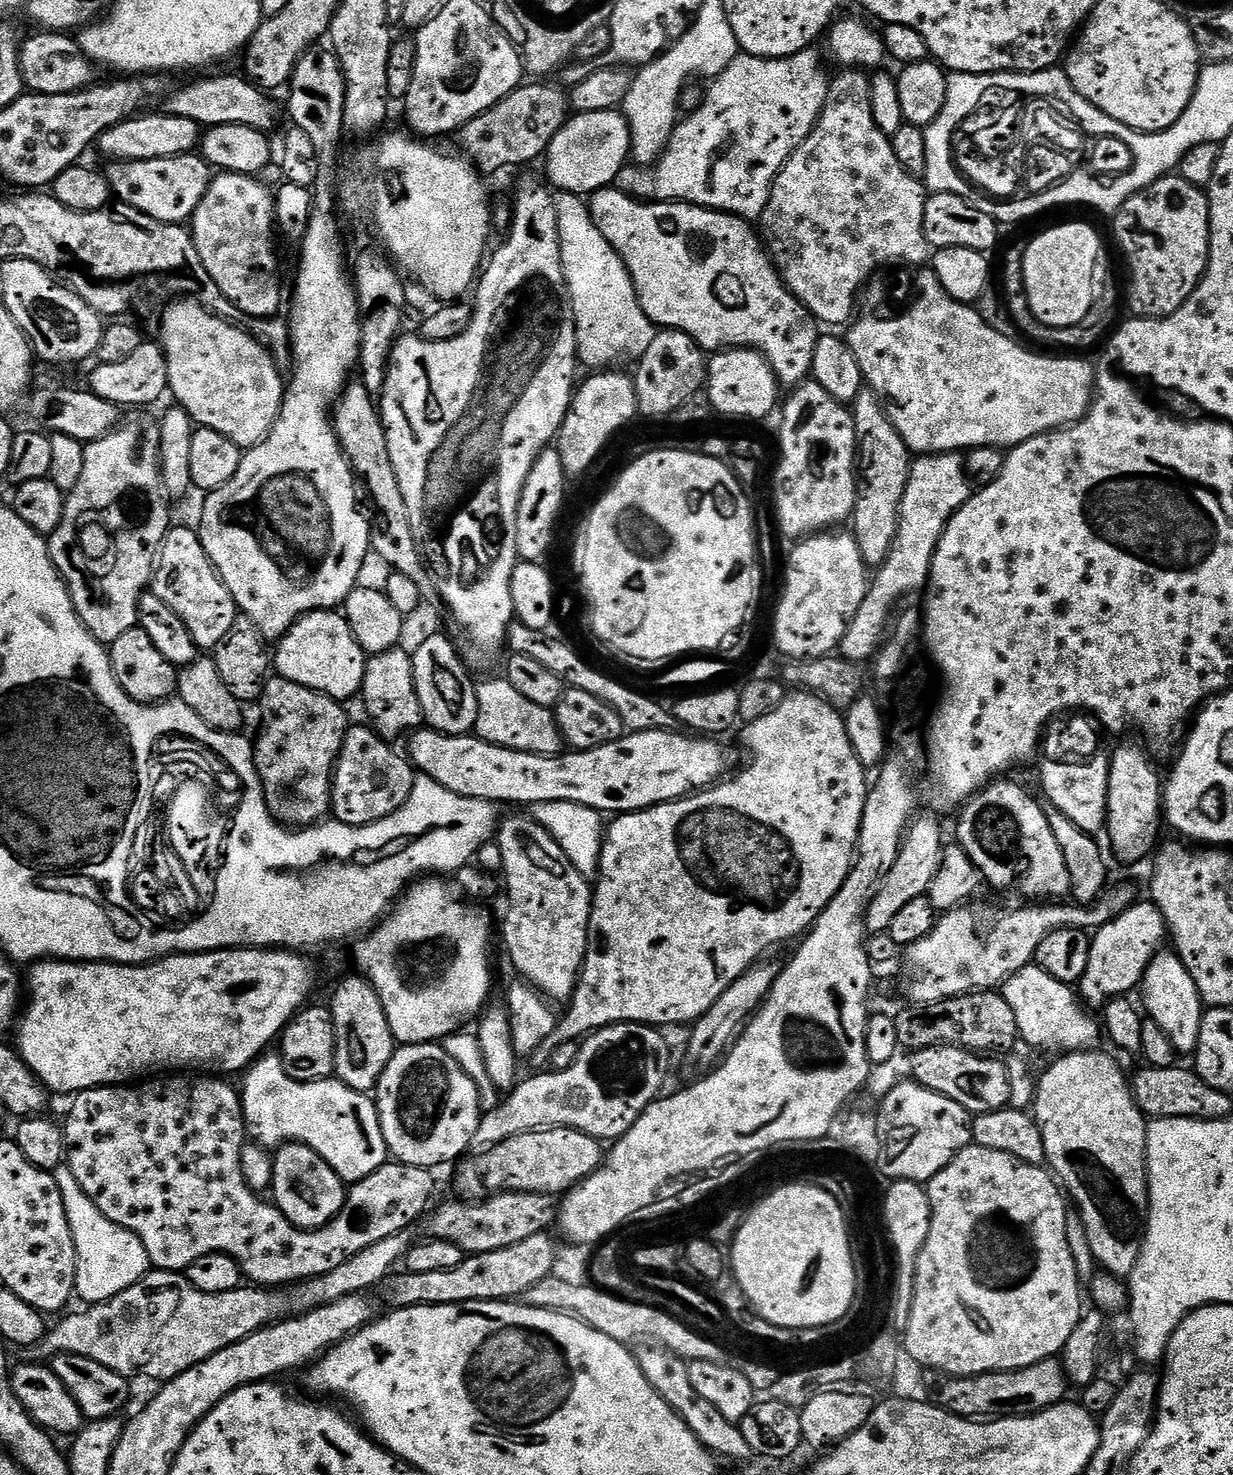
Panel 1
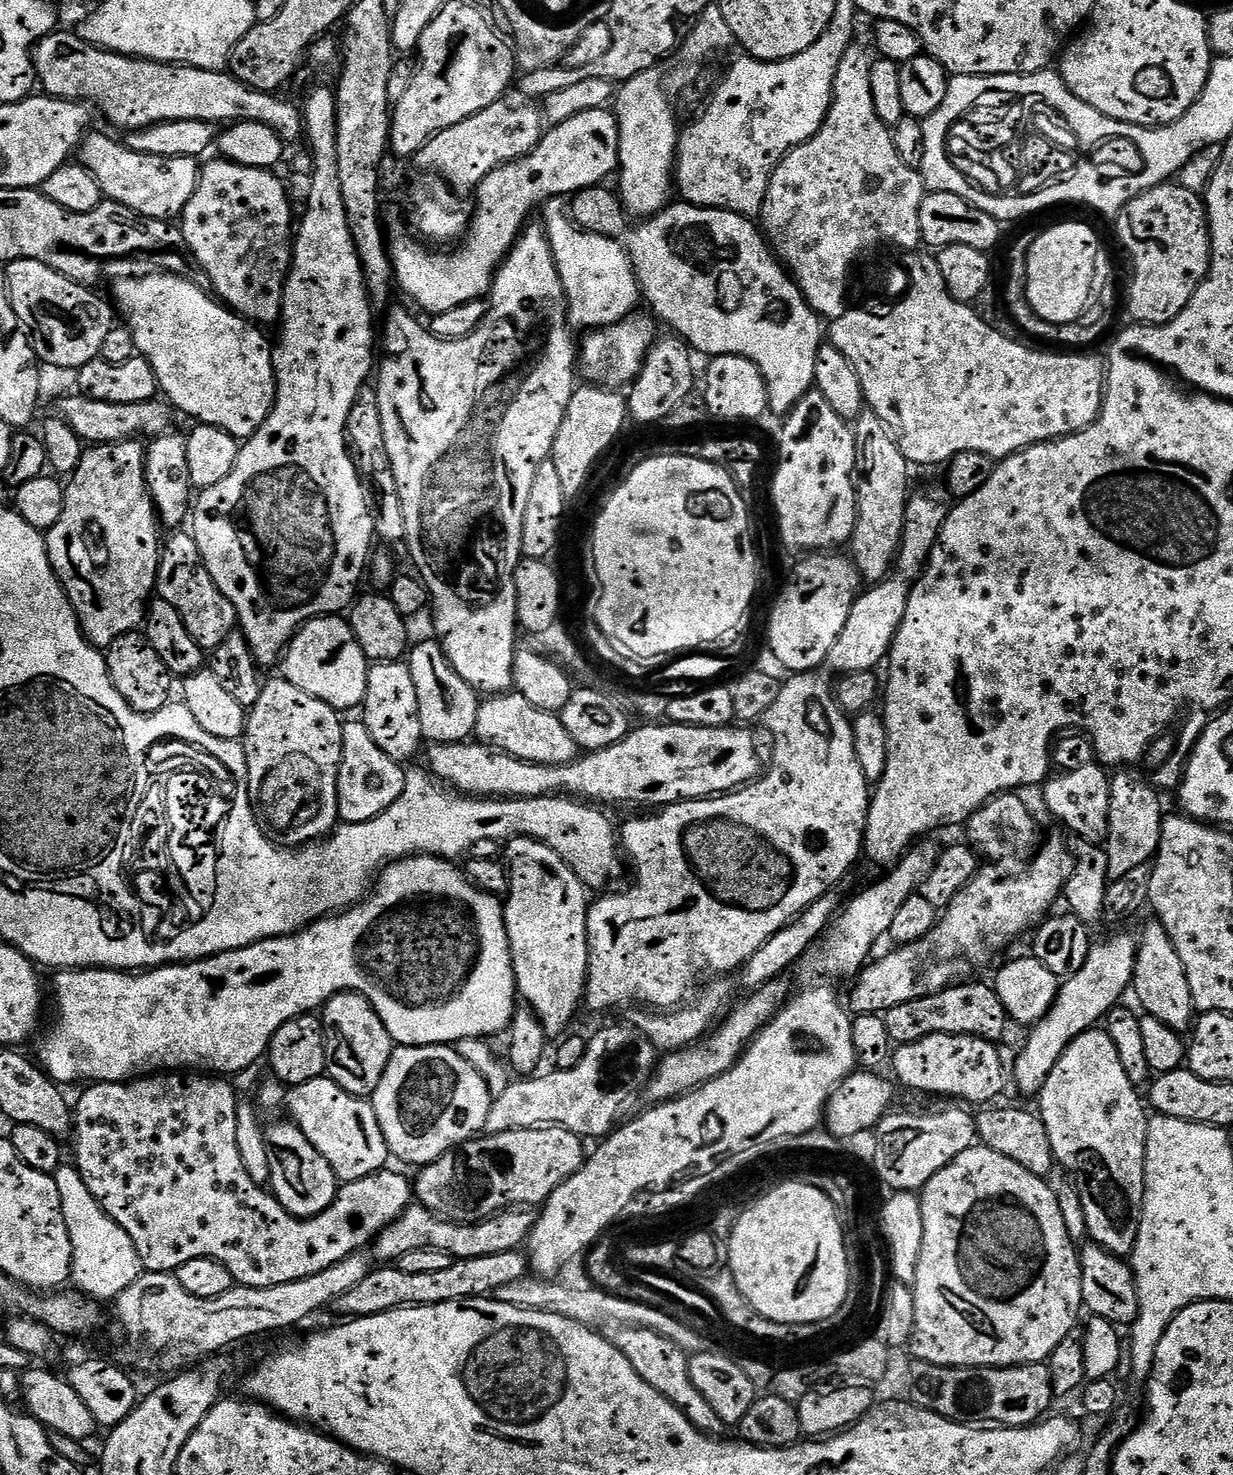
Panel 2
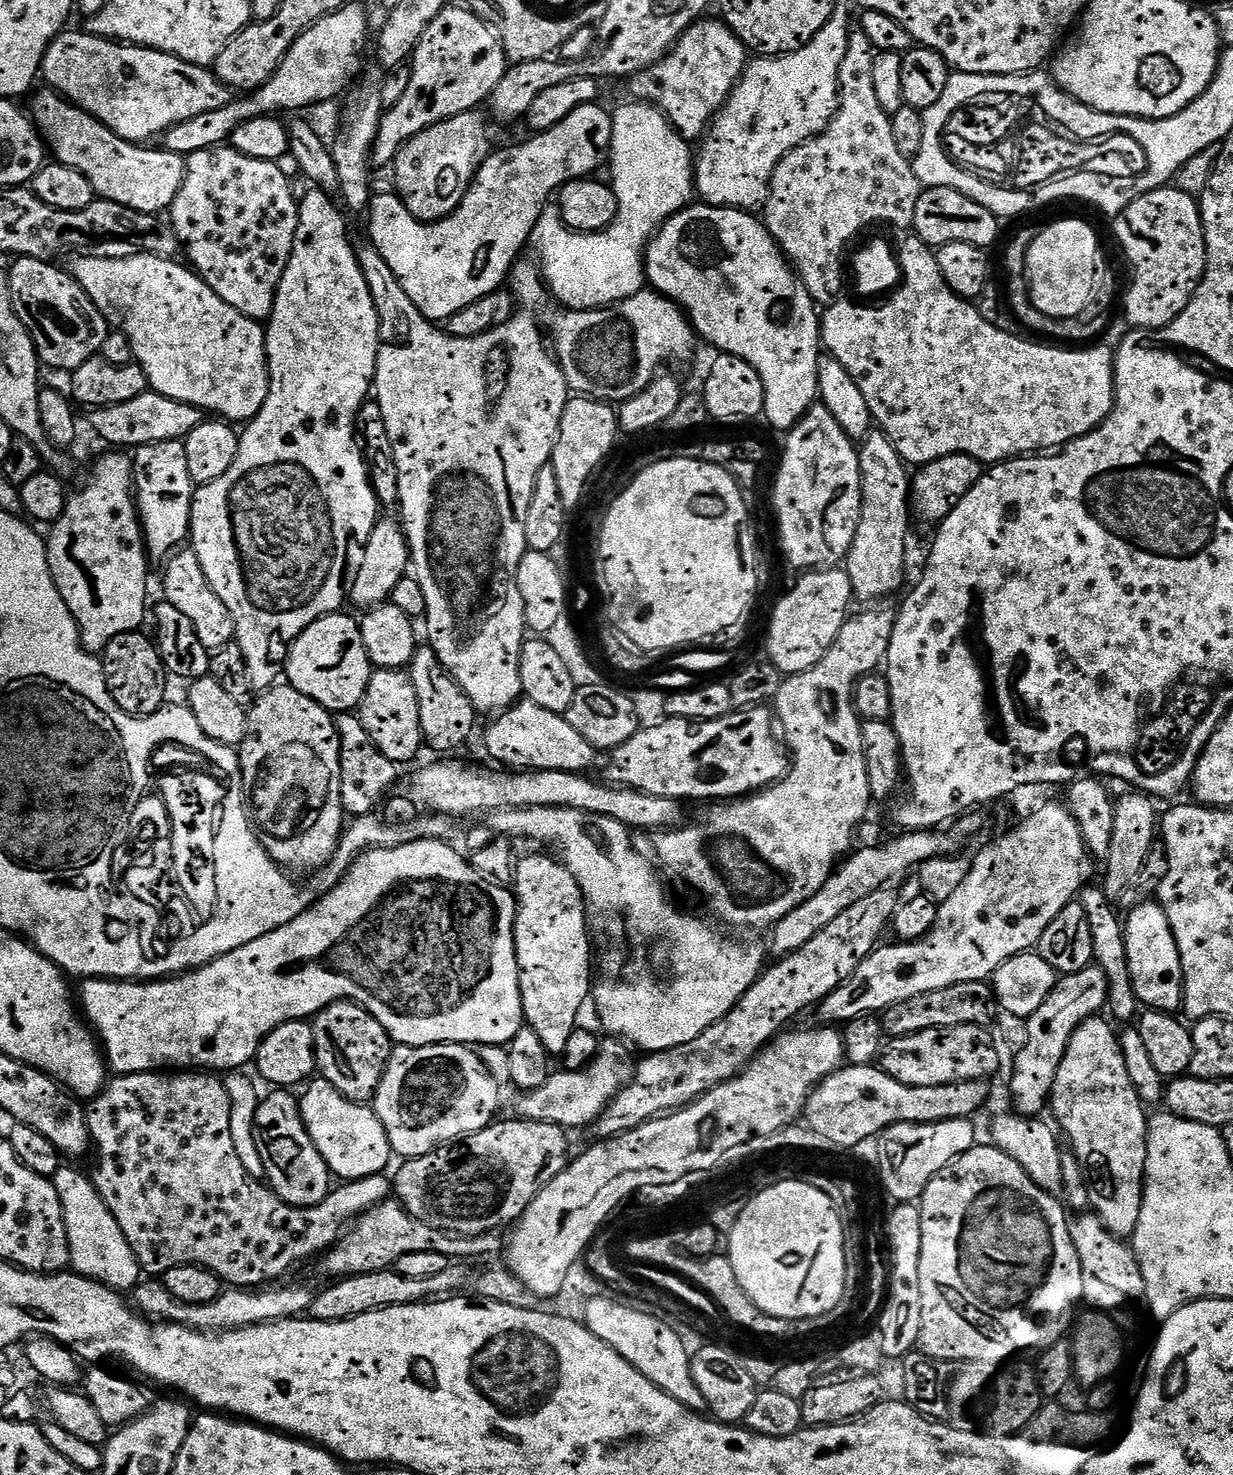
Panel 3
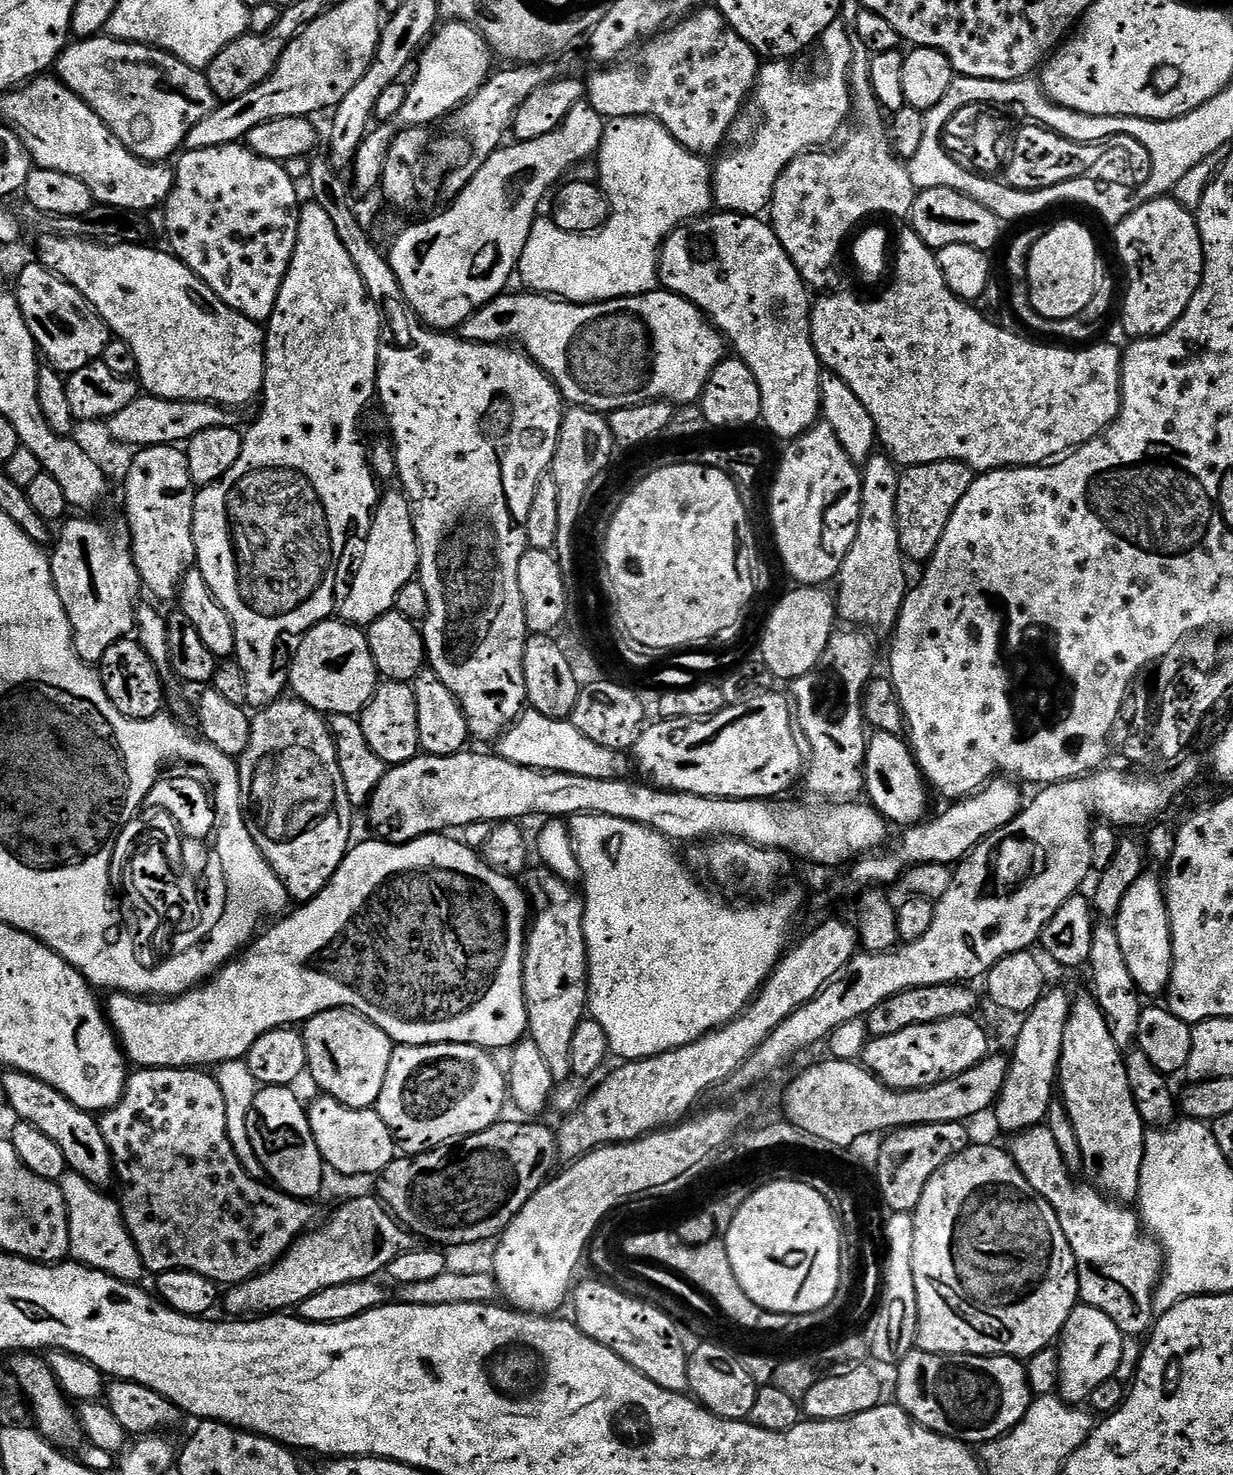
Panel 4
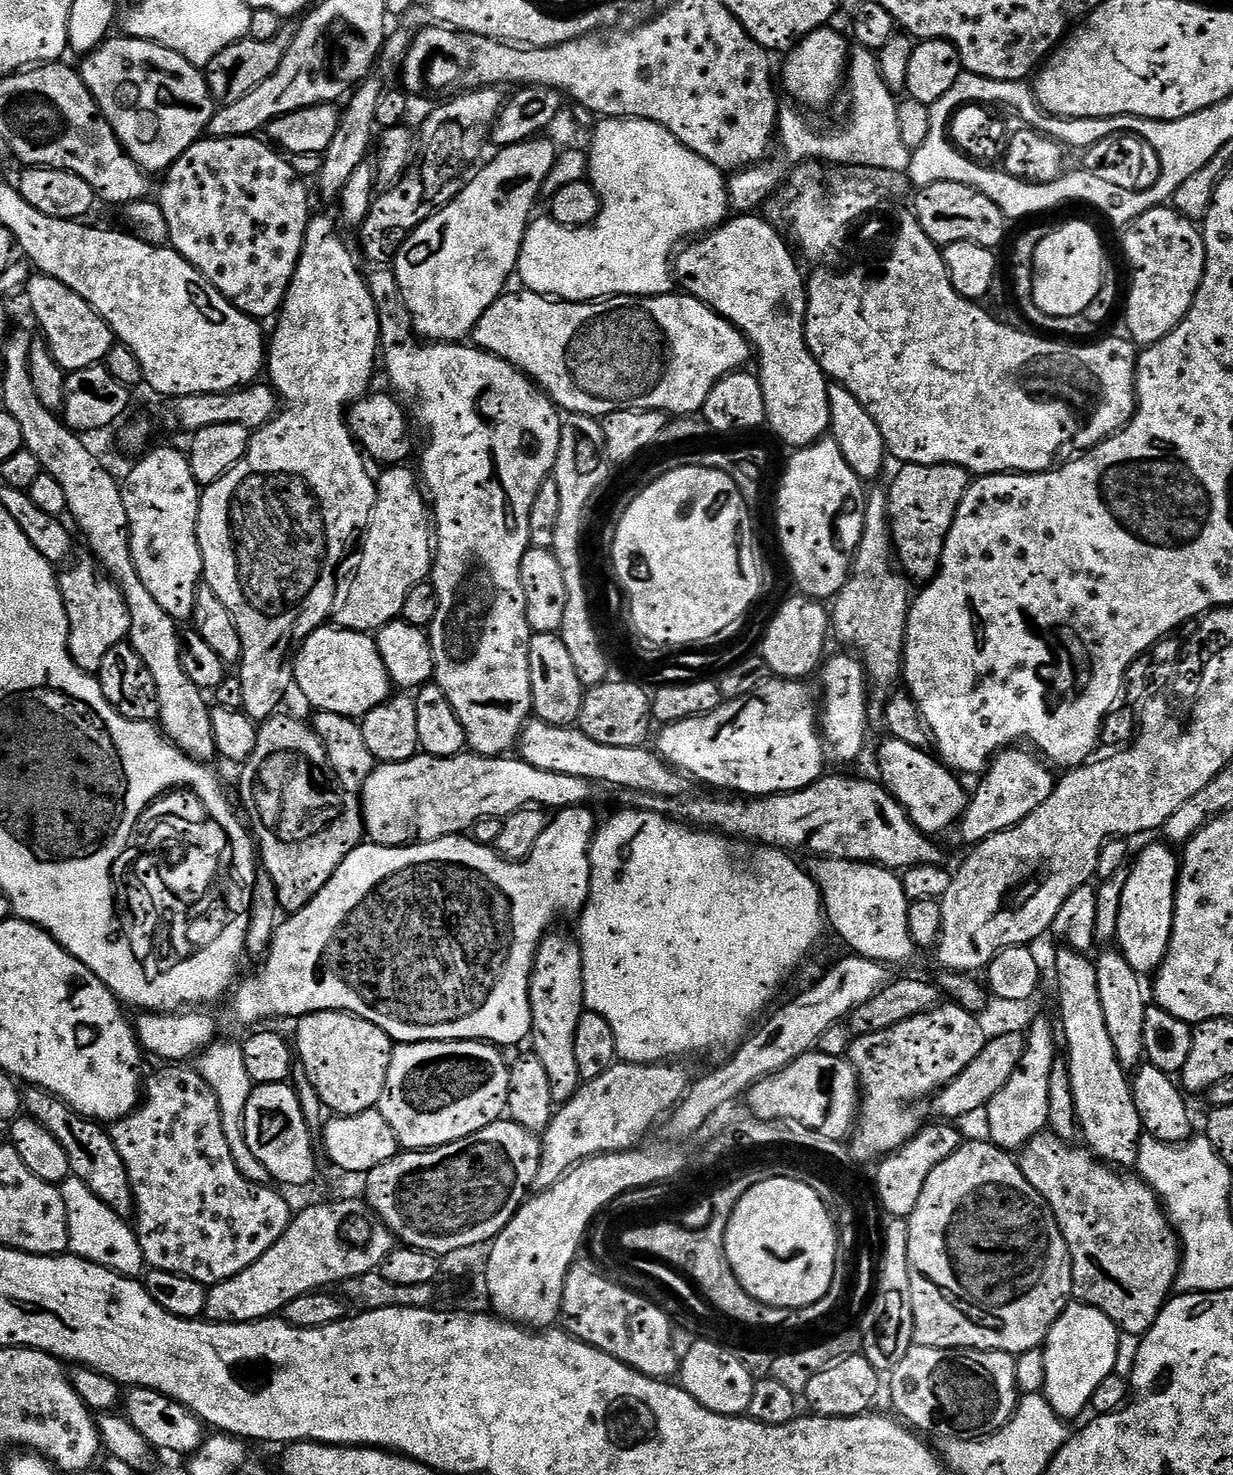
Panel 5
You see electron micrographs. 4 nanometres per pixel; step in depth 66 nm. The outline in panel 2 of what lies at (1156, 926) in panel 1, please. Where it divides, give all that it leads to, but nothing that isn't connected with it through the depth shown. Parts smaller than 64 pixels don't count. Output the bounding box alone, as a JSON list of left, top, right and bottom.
[1016,932,1137,1097]

